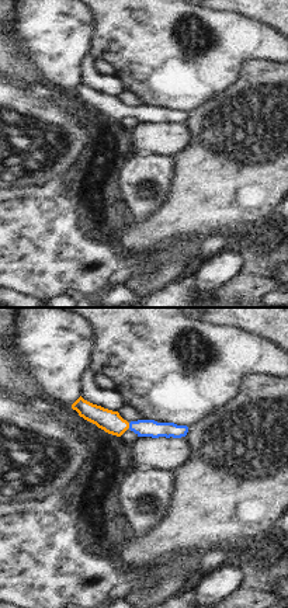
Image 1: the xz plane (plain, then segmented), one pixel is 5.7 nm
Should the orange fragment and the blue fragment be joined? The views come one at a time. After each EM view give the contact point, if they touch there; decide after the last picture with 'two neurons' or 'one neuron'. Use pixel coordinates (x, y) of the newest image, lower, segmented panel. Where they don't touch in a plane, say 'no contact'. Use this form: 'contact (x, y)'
contact (128, 426)

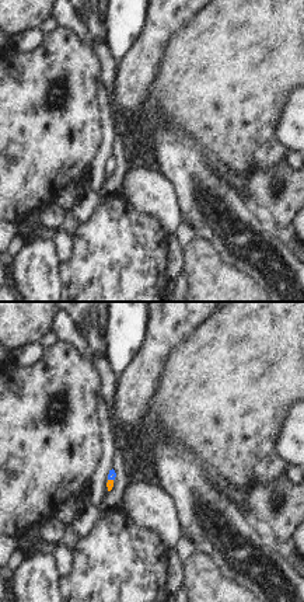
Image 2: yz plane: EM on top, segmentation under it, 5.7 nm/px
contact (111, 480)

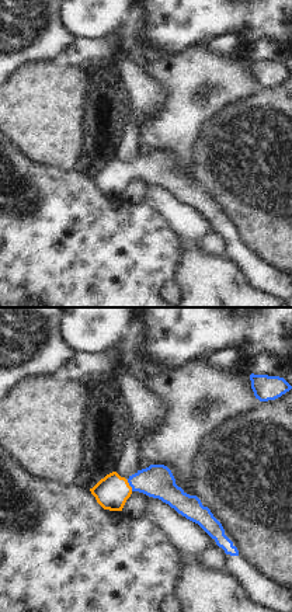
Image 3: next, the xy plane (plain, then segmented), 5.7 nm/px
contact (129, 486)

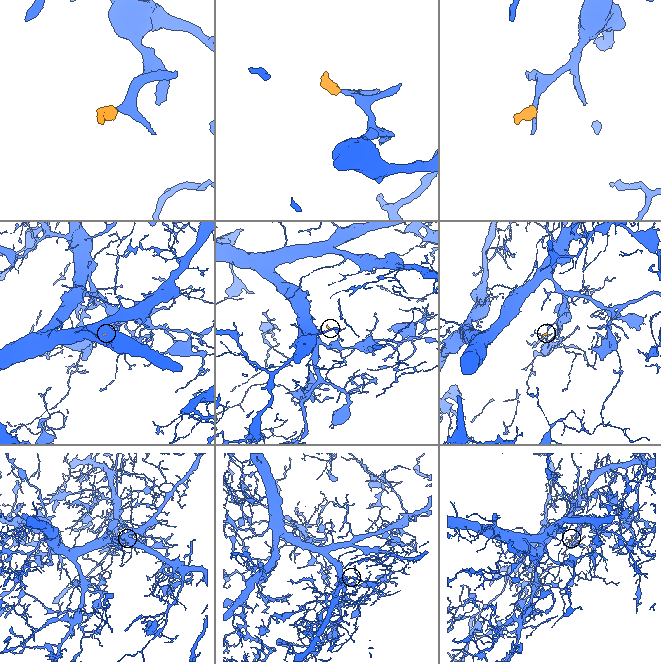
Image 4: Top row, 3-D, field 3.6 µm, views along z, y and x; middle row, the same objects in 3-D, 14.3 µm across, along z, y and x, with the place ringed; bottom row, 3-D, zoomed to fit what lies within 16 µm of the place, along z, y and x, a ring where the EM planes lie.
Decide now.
one neuron

